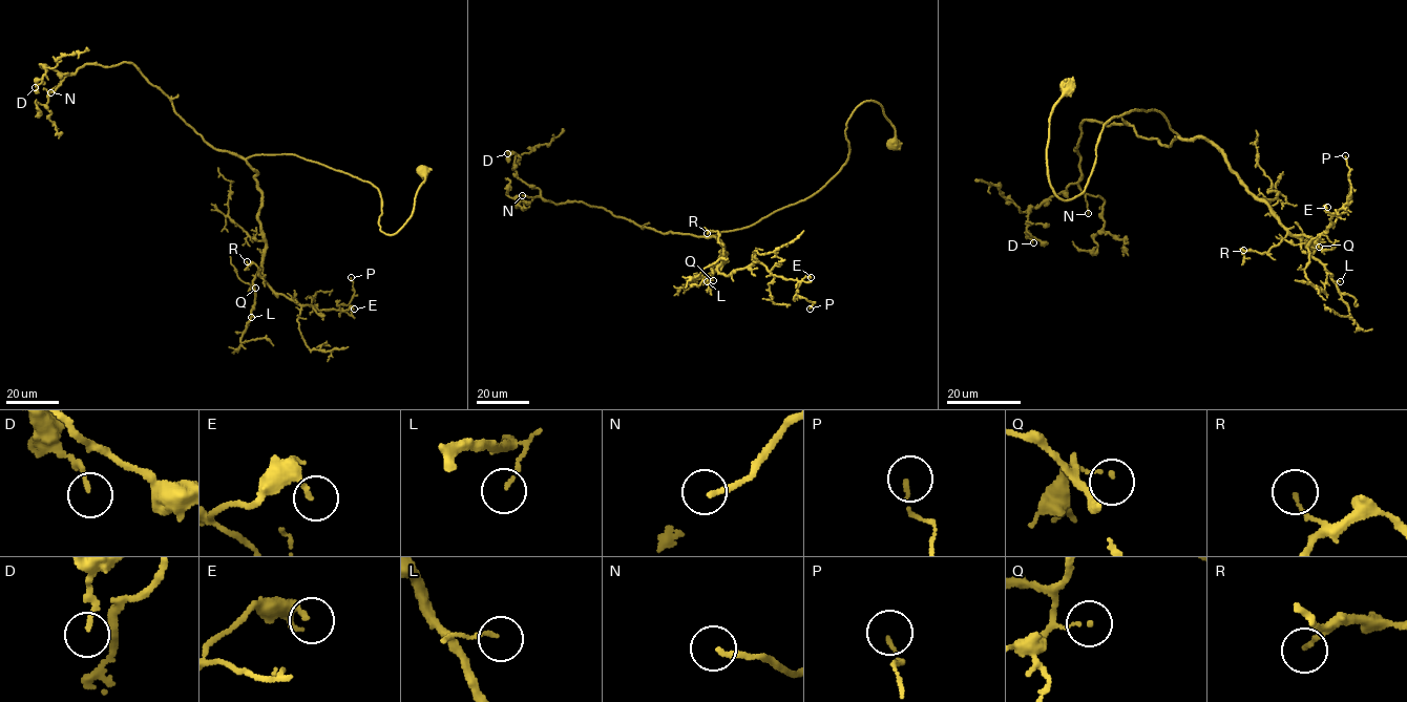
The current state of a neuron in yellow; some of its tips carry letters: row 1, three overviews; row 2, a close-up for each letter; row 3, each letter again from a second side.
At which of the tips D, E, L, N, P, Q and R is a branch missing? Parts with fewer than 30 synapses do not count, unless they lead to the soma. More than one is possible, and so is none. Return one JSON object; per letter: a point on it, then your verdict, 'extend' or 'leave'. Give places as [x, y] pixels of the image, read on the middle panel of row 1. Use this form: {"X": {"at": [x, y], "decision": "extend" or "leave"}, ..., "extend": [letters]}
{"D": {"at": [507, 153], "decision": "leave"}, "E": {"at": [811, 277], "decision": "leave"}, "L": {"at": [707, 281], "decision": "leave"}, "N": {"at": [522, 195], "decision": "extend"}, "P": {"at": [810, 309], "decision": "leave"}, "Q": {"at": [713, 280], "decision": "leave"}, "R": {"at": [707, 233], "decision": "leave"}, "extend": ["N"]}

